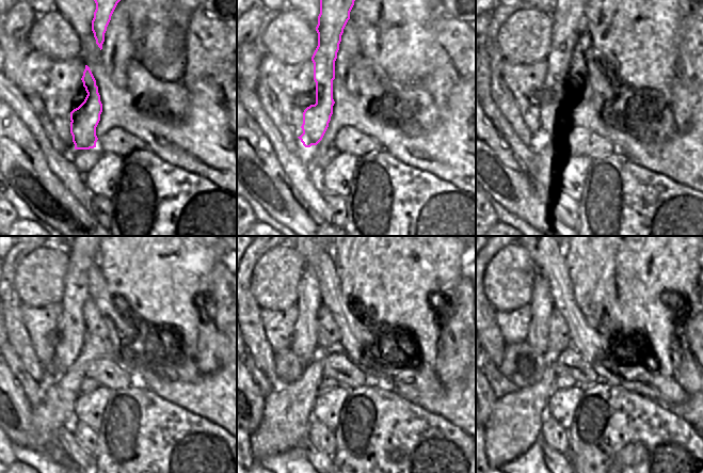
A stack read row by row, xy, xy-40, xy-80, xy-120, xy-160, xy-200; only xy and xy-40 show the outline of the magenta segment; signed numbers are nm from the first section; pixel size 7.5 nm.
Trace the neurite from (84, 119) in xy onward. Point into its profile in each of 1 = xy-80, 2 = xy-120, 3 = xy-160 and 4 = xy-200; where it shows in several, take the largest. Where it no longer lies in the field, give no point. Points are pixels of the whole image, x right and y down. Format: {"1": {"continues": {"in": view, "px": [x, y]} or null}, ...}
{"1": {"continues": {"in": "xy-80", "px": [568, 18]}}, "2": {"continues": {"in": "xy-120", "px": [72, 328]}}, "3": {"continues": {"in": "xy-160", "px": [304, 344]}}, "4": {"continues": {"in": "xy-200", "px": [542, 306]}}}

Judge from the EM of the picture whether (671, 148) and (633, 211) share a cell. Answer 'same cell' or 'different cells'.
different cells

